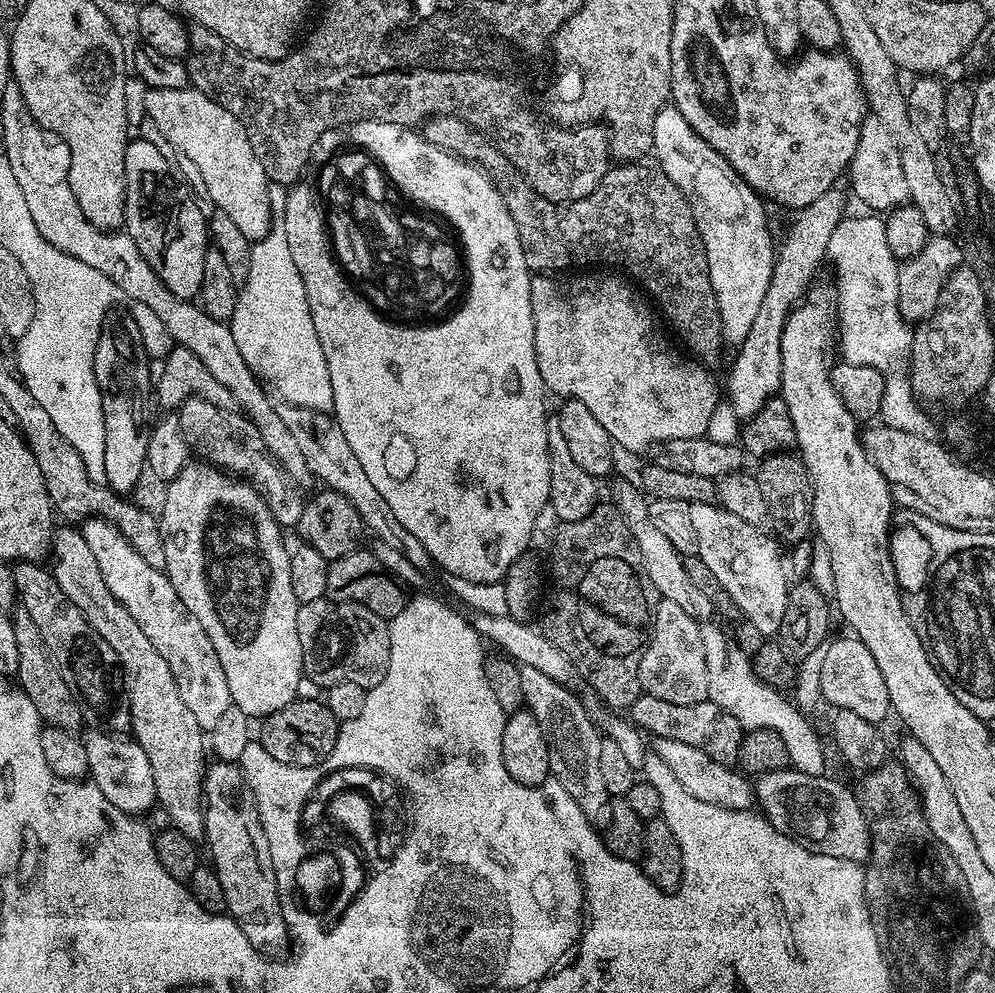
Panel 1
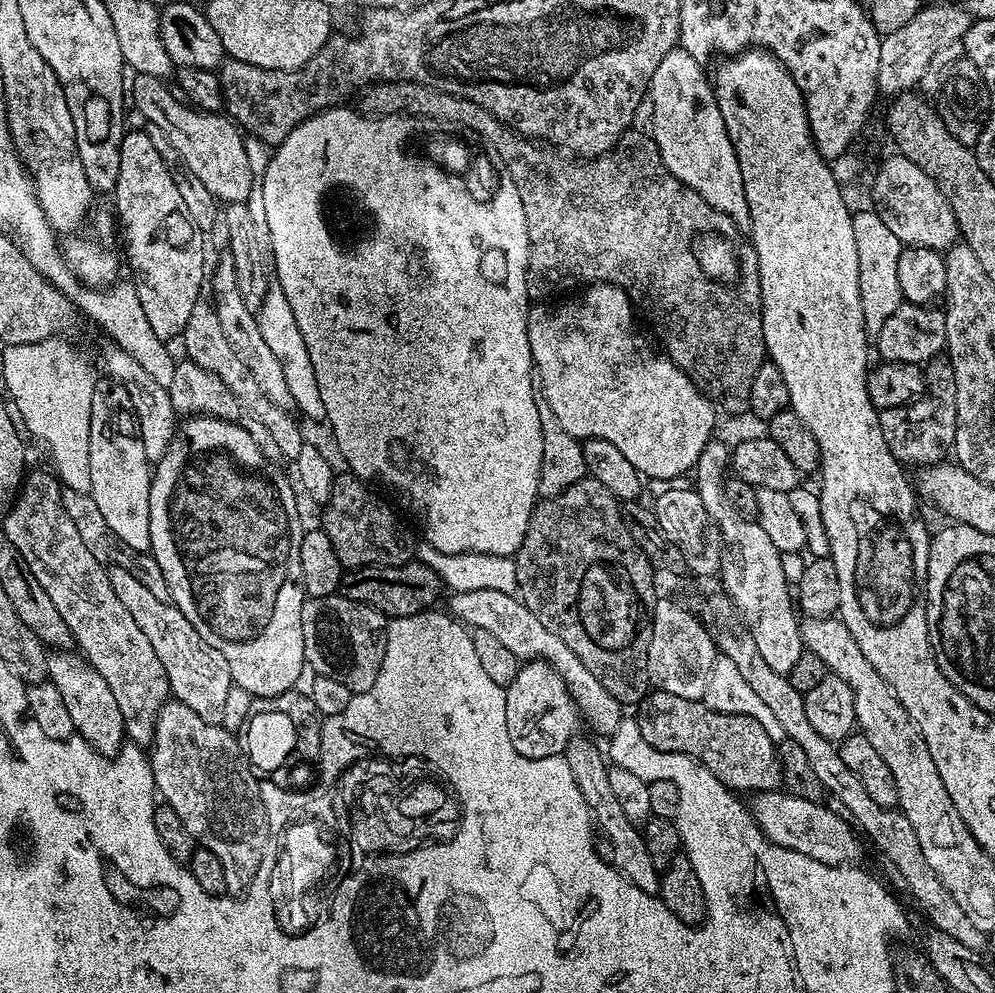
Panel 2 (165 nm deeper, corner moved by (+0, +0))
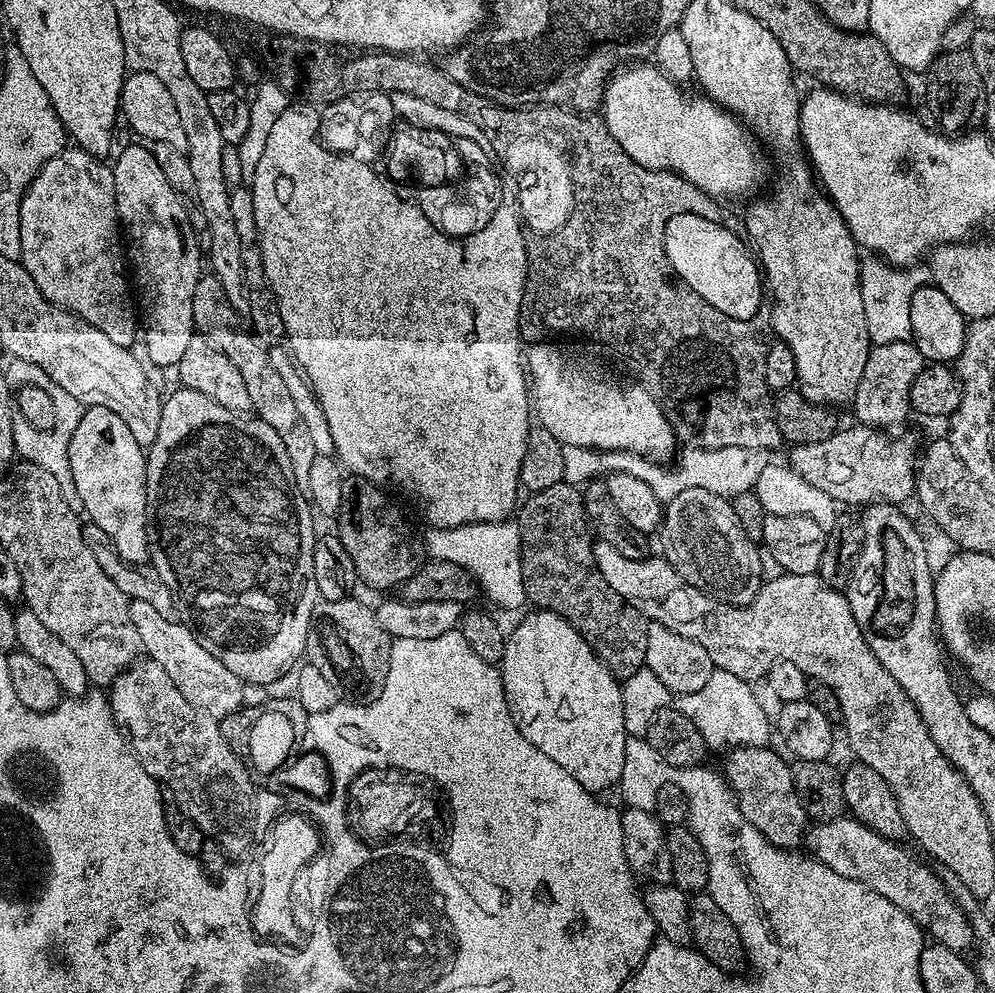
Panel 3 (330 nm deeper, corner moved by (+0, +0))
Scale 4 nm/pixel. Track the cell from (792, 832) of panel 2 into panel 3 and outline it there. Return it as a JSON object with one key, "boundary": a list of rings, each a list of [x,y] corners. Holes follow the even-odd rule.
{"boundary":[[[845,814],[833,820],[813,823],[806,832],[806,848],[807,844],[807,851],[815,859],[830,866],[834,874],[842,874],[842,878],[854,878],[862,882],[862,886],[874,890],[874,894],[890,898],[898,910],[915,922],[917,929],[923,930],[929,937],[932,935],[931,939],[935,943],[961,954],[973,947],[972,923],[968,915],[960,909],[958,902],[954,902],[935,871],[931,867],[927,868],[918,857],[911,856],[903,848],[903,843],[882,838],[882,834],[870,830],[870,826],[861,820],[854,820],[851,815]]]}

